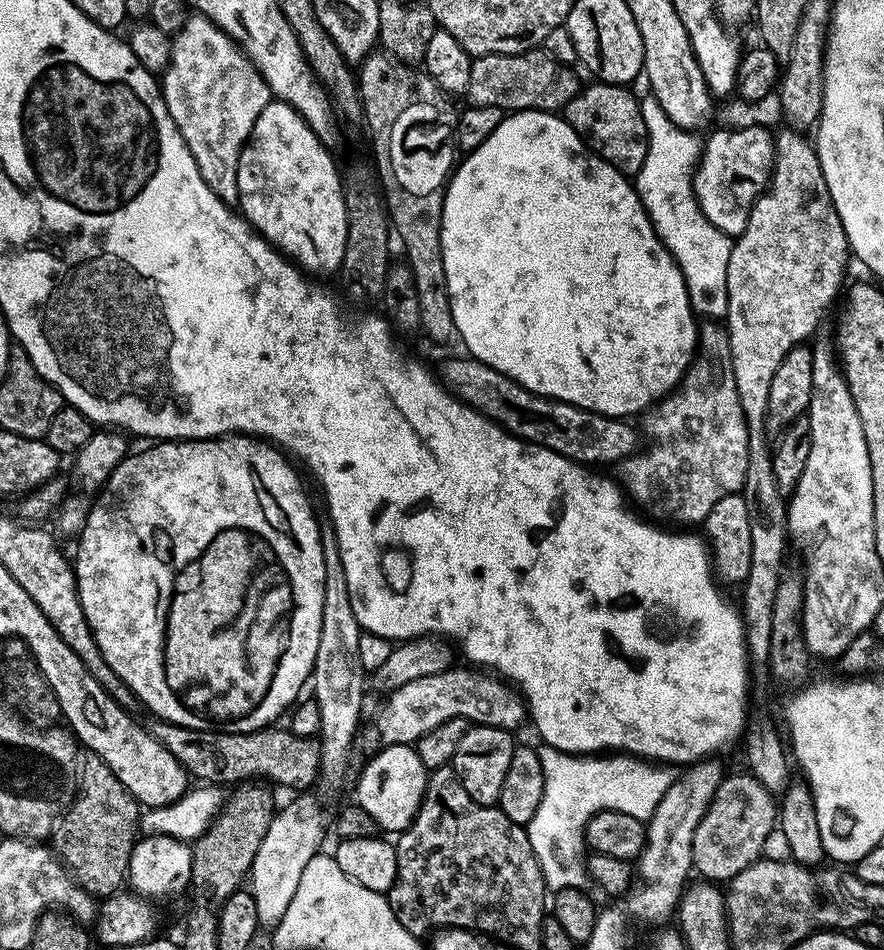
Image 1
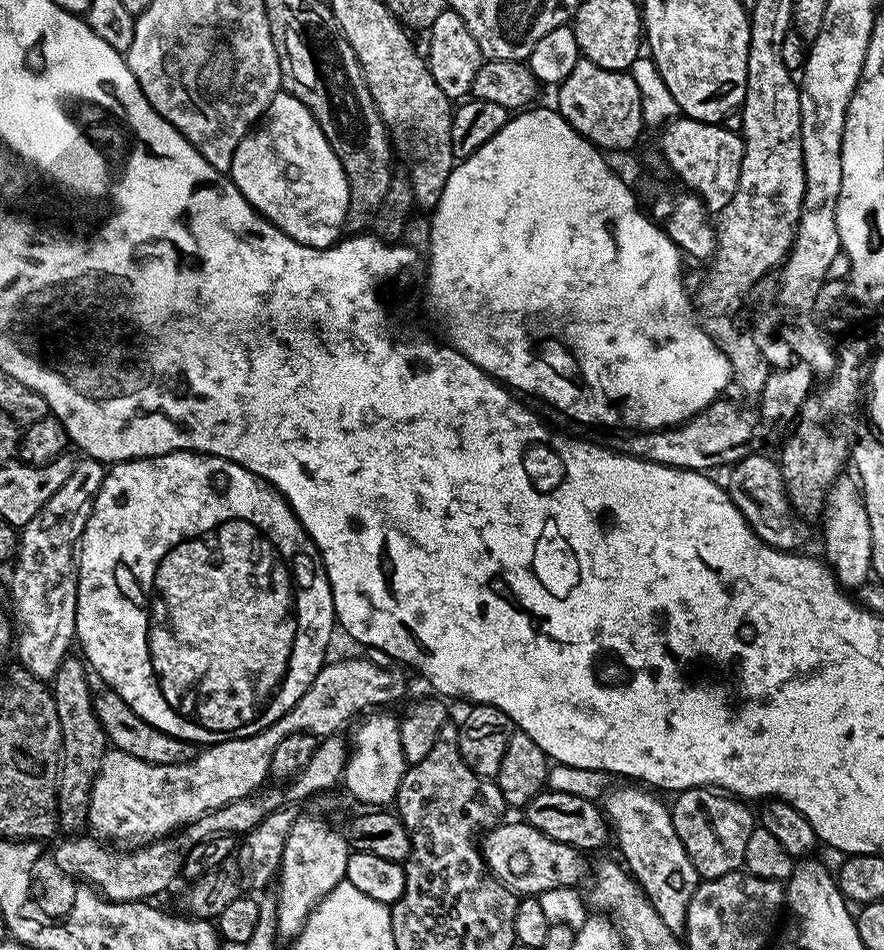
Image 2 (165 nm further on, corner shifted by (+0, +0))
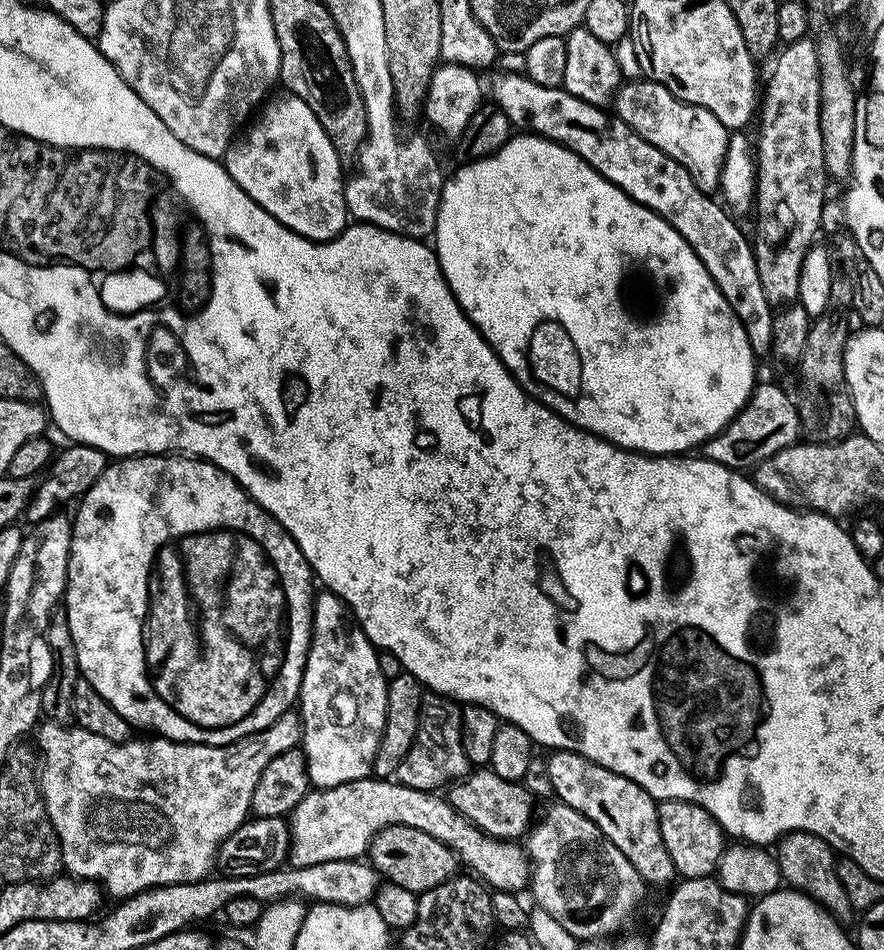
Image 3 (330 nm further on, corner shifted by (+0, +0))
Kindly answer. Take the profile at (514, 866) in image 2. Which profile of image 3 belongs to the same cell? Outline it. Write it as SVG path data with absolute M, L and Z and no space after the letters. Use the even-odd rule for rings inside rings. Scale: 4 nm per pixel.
M392 778L355 780L333 788L309 790L302 798L302 802L298 802L296 809L290 813L292 841L288 847L287 863L293 868L301 868L302 866L318 866L318 862L354 860L363 857L368 851L374 834L378 834L378 830L386 826L414 826L414 830L422 830L425 834L430 834L430 838L438 838L438 842L442 842L456 853L461 865L469 864L473 868L471 871L489 889L516 894L520 892L519 888L529 887L532 879L532 865L527 851L519 843L486 836L482 830L478 830L478 826L462 818L462 814L458 814L443 795L414 790L405 784L396 783Z

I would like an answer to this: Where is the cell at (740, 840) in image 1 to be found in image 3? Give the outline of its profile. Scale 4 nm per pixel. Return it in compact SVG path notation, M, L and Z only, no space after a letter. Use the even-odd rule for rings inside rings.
M662 800L656 809L658 830L662 830L662 842L670 854L670 862L674 862L677 877L685 880L711 877L717 871L726 847L724 827L705 808L685 800Z

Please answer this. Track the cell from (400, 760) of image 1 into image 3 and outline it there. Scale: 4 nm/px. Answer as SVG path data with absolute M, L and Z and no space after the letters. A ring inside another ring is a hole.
M327 590L317 591L312 602L312 637L298 697L302 747L308 763L308 783L313 789L342 786L346 782L366 780L373 775L378 742L386 726L388 697L388 681L378 668L377 653L377 648L360 629L344 600Z

